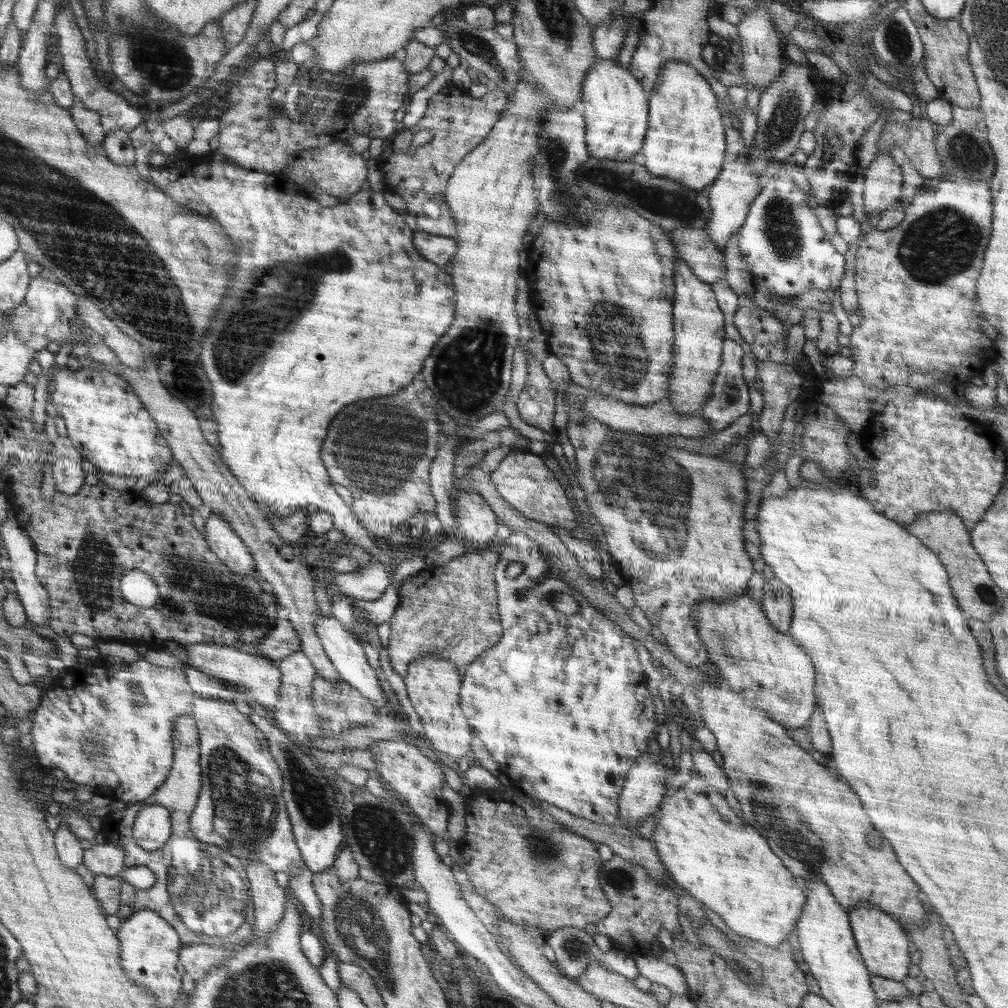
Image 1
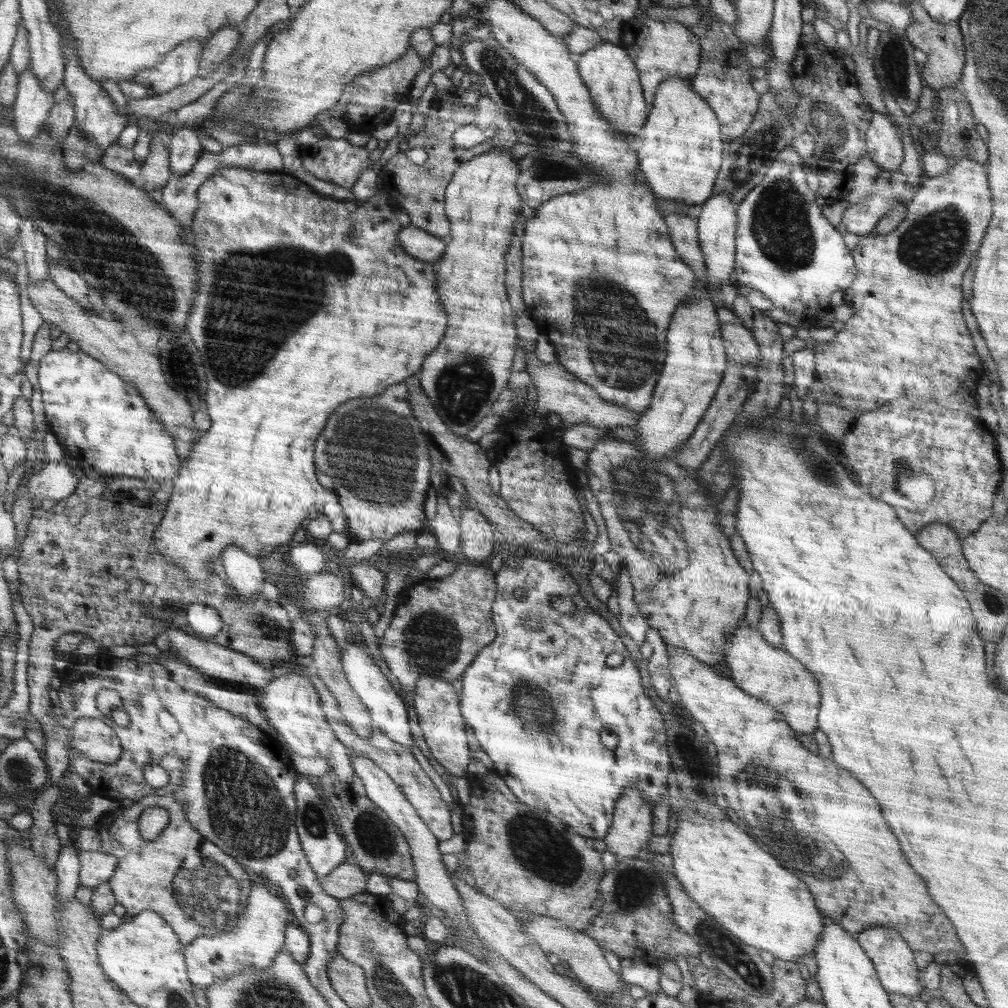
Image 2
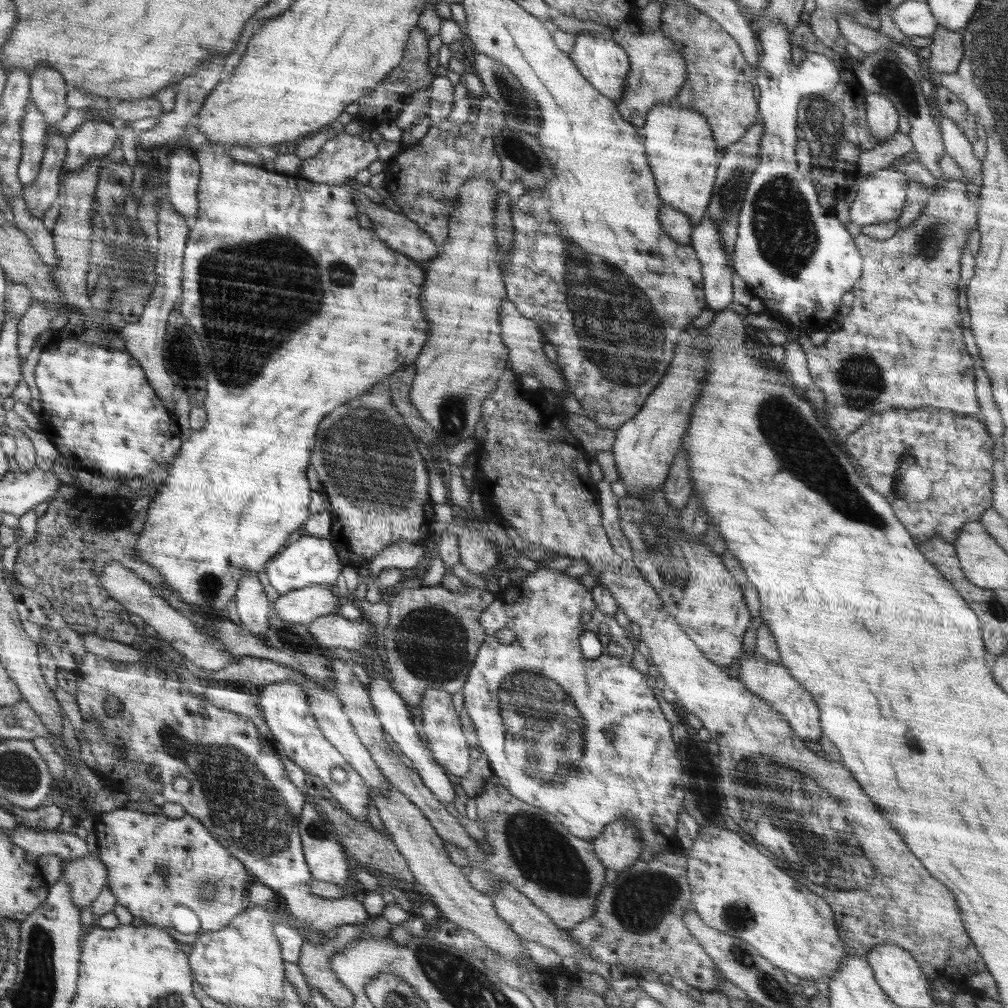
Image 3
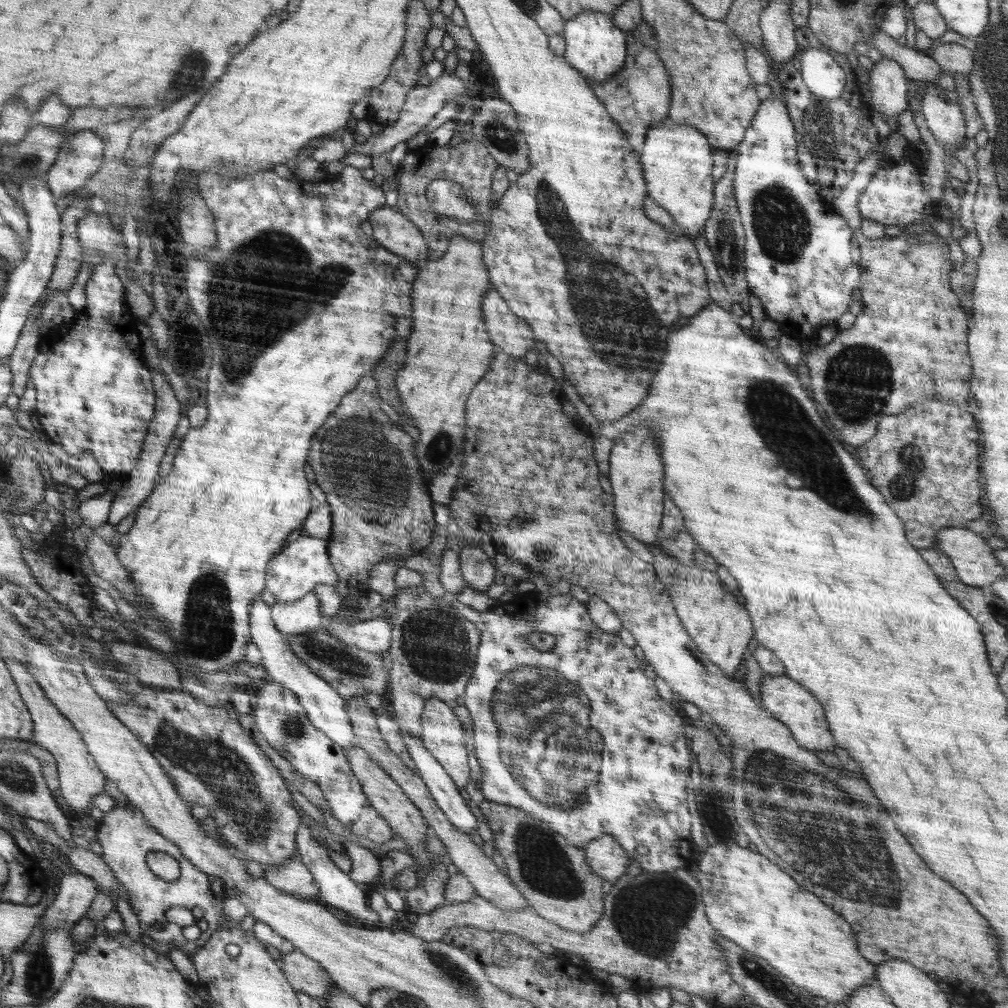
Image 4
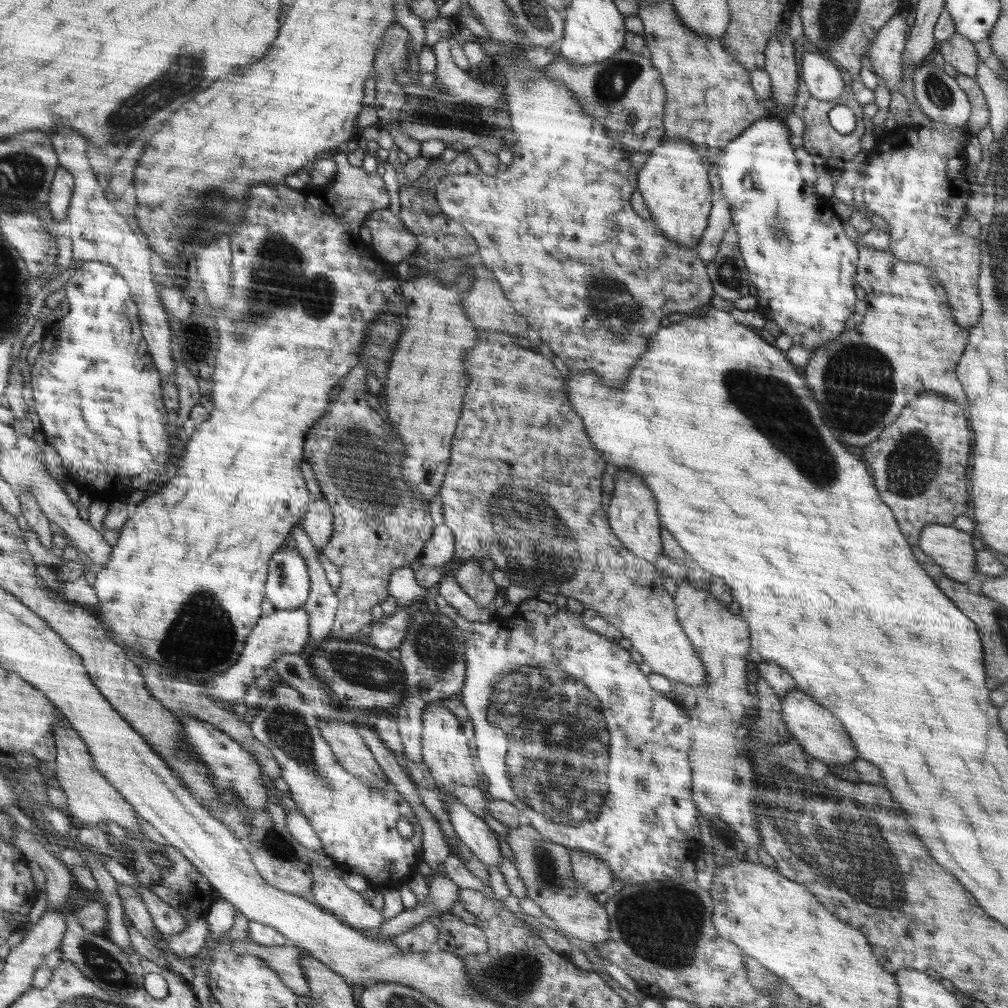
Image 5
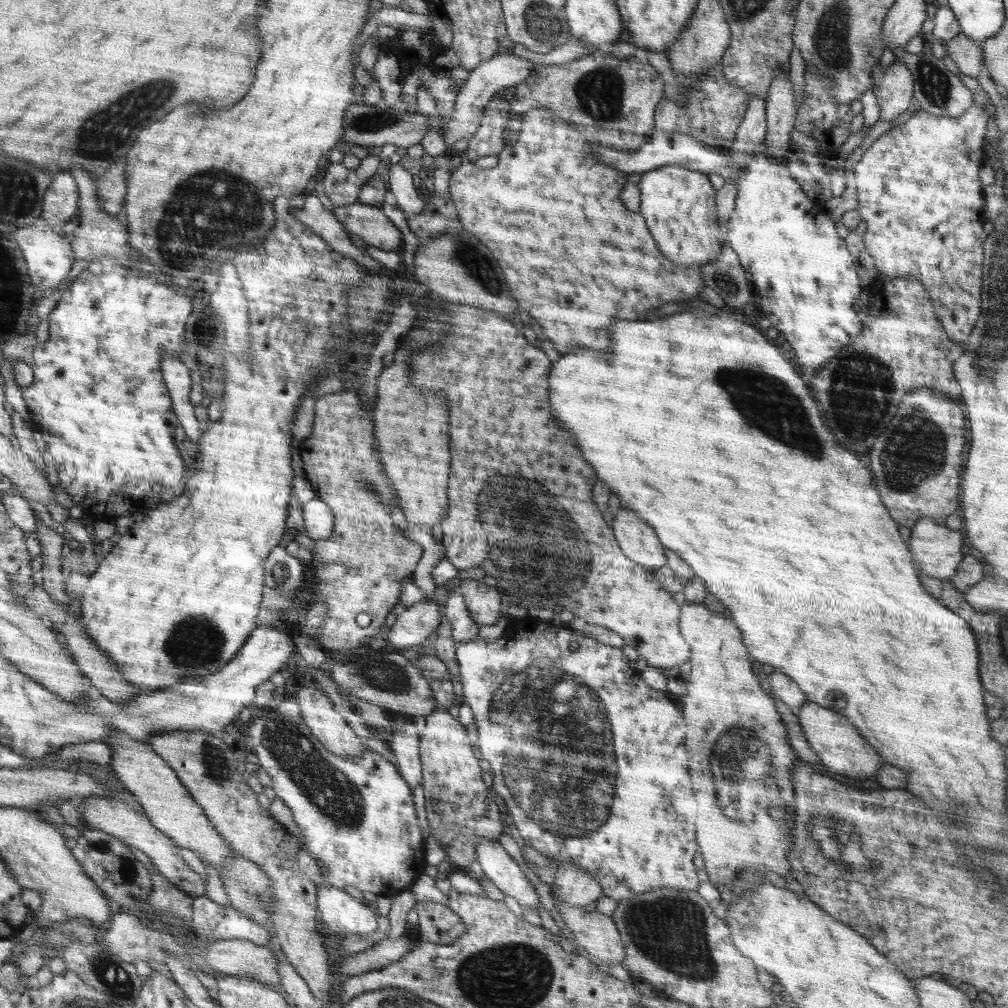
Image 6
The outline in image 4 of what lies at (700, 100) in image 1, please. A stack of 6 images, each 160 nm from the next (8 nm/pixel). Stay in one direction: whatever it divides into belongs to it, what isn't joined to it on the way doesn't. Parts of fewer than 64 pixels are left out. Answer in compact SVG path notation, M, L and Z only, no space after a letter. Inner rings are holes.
M668 119L648 129L638 157L648 196L664 208L686 236L699 236L713 208L712 154L707 138L696 127L674 125Z

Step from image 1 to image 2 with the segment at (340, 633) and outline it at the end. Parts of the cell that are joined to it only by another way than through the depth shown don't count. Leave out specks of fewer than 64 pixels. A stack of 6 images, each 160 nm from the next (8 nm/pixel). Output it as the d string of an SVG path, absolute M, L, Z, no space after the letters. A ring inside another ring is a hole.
M349 640L341 650L341 665L348 684L356 691L361 702L371 713L371 721L374 723L375 729L386 734L393 741L402 743L402 746L412 753L413 736L409 726L408 711L406 711L403 700L392 688L384 673L380 671L380 667L374 663L368 650Z

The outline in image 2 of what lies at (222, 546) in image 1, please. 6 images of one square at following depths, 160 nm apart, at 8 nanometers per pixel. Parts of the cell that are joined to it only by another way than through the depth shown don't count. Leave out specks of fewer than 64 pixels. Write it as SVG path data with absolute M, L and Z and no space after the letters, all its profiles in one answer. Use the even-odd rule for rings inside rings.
M228 545L223 550L221 559L226 578L237 593L247 597L260 593L262 584L266 581L260 557L248 554L236 545Z

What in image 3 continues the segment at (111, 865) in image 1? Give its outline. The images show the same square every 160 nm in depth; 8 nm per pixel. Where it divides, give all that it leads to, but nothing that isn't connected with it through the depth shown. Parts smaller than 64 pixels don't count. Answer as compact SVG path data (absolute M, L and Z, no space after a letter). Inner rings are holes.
M88 855L68 862L63 870L65 879L71 884L74 904L82 910L100 894L107 884L108 870L106 864L94 855Z

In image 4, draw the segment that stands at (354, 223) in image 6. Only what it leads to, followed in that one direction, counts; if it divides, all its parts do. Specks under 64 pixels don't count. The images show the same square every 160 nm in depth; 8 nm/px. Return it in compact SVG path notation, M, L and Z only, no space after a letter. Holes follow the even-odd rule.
M380 207L372 212L368 222L374 230L373 238L386 250L410 262L427 260L429 251L422 231L400 211Z

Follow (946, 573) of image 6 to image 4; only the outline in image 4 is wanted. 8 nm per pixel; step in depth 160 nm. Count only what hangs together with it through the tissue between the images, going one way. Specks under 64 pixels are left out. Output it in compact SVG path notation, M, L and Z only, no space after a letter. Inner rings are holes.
M948 527L939 530L936 548L948 555L964 584L983 587L1006 577L1004 566L986 539L967 528Z

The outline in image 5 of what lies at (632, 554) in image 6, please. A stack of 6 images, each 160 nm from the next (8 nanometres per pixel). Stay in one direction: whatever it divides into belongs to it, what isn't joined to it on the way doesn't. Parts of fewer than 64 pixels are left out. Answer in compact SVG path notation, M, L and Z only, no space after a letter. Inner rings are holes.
M618 470L614 476L614 492L607 512L610 526L614 534L621 540L624 548L632 551L632 554L653 562L663 552L661 542L660 518L656 510L656 500L650 492L650 488L632 472Z

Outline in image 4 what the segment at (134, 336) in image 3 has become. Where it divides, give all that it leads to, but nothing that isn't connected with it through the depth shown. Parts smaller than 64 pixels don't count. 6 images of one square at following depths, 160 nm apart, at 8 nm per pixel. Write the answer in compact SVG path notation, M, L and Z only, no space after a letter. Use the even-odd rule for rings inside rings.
M150 368L150 372L152 372L152 384L154 384L154 392L156 392L154 418L150 420L148 434L142 444L142 452L136 463L136 468L132 470L132 474L124 478L123 488L113 496L107 522L114 526L117 526L120 520L124 520L130 512L139 508L144 500L153 492L157 481L159 481L158 470L160 470L160 461L166 452L166 447L174 437L174 431L178 426L178 422L180 422L181 404L176 399L172 387L156 369Z

